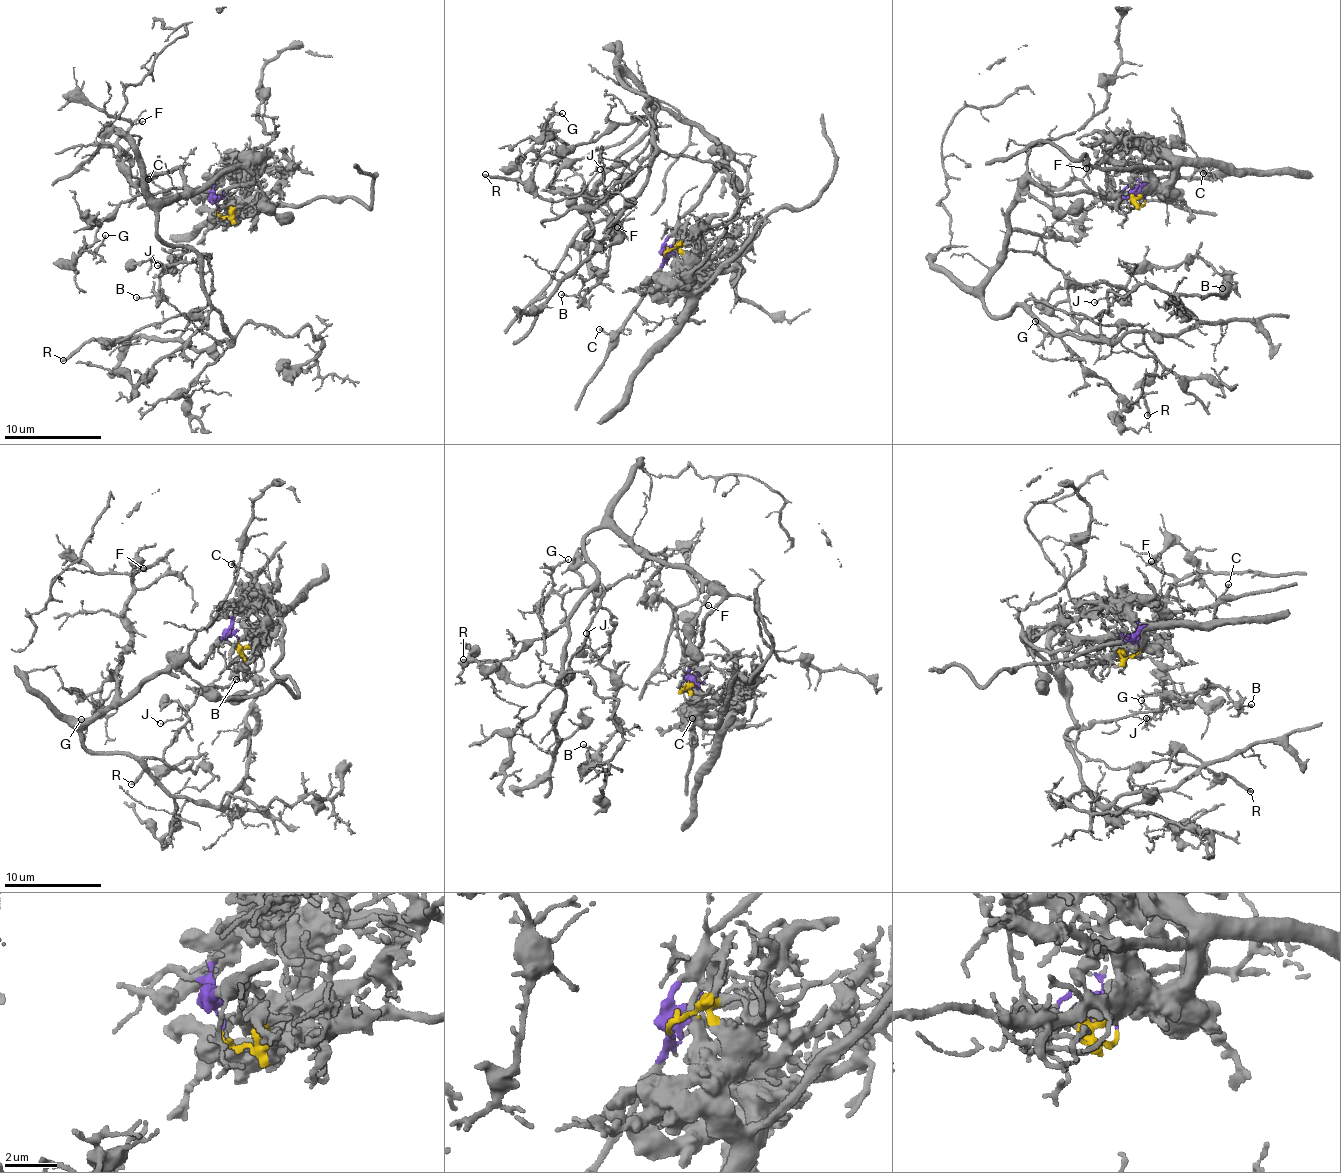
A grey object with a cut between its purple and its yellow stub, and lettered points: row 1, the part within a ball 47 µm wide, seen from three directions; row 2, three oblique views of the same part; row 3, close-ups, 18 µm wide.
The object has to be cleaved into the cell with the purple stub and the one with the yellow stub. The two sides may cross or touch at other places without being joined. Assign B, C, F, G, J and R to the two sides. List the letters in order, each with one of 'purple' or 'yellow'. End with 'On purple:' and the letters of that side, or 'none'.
B: purple
C: purple
F: purple
G: purple
J: purple
R: purple
On purple: B, C, F, G, J, R

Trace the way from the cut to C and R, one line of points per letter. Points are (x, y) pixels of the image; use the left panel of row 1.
C: (216, 211), (213, 196), (197, 188), (183, 197), (172, 195), (162, 192), (148, 179)
R: (216, 211), (213, 197), (249, 182), (263, 160), (163, 206), (164, 241), (209, 255), (208, 302), (62, 359)

